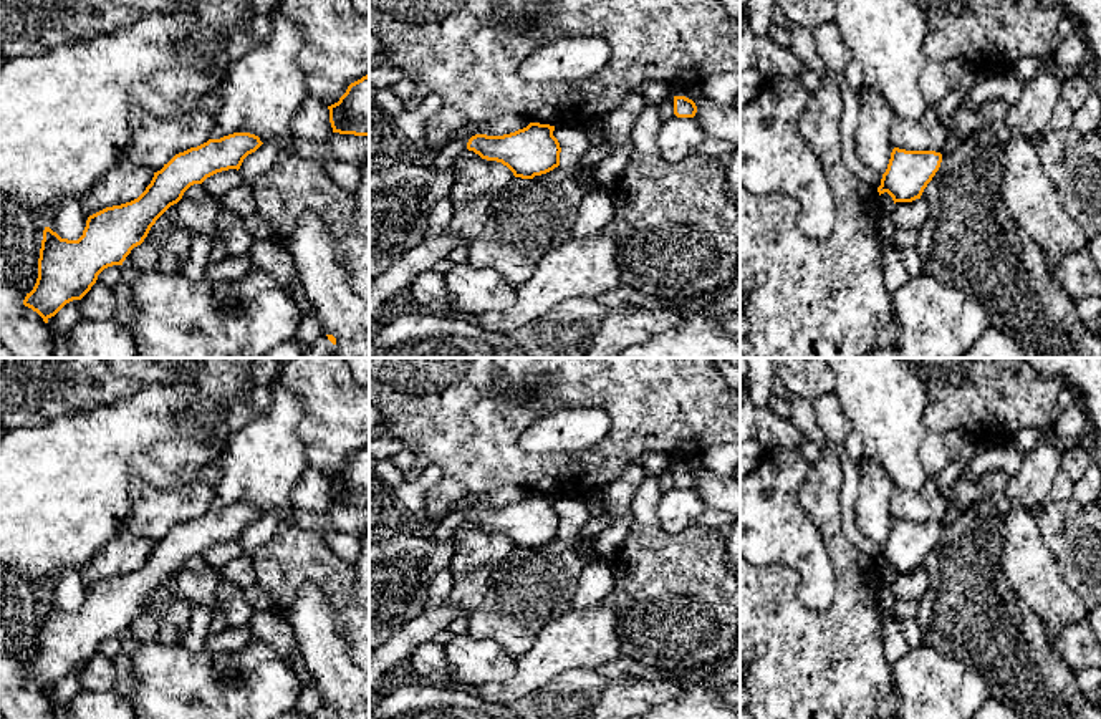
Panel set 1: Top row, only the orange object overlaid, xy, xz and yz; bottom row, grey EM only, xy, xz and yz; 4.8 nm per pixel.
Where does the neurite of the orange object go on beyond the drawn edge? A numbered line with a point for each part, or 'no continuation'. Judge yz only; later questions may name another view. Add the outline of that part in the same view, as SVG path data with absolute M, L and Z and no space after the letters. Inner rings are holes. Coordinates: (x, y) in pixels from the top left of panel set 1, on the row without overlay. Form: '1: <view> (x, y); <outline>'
no continuation

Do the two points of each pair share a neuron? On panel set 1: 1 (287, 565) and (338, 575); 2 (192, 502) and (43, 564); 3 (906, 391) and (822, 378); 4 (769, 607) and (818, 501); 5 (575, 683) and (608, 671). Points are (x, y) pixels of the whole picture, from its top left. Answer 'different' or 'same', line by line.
1: same
2: different
3: different
4: same
5: different

